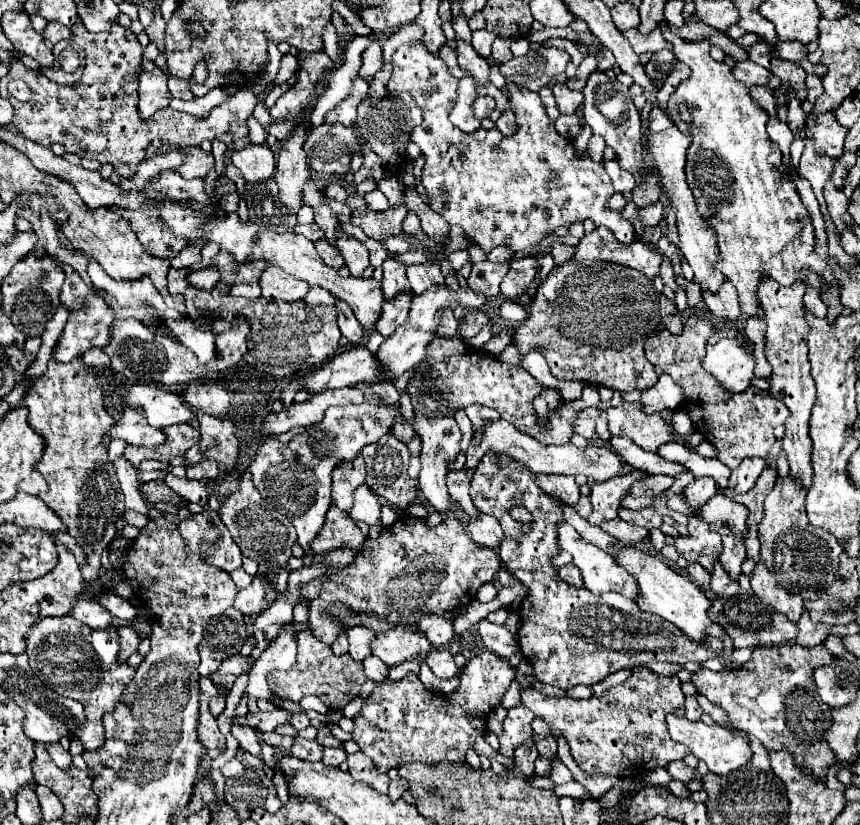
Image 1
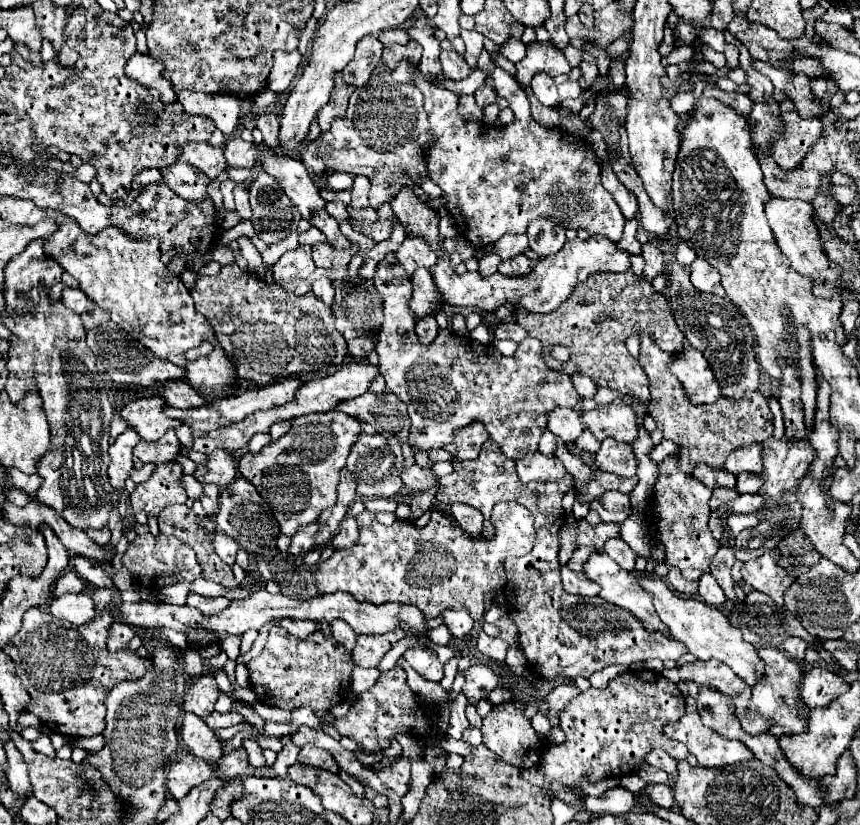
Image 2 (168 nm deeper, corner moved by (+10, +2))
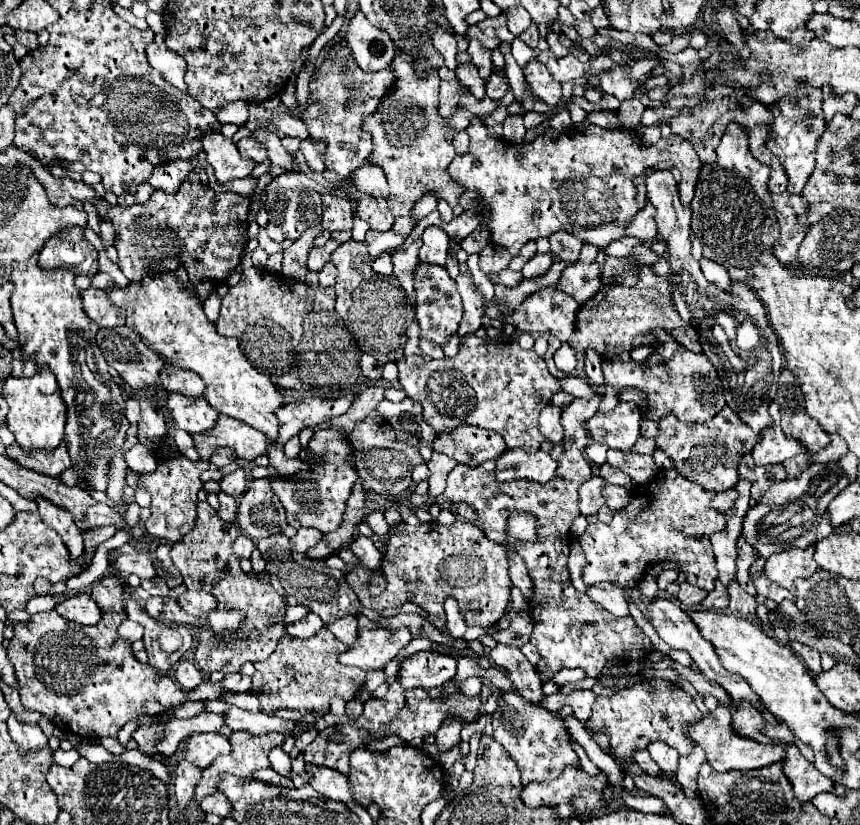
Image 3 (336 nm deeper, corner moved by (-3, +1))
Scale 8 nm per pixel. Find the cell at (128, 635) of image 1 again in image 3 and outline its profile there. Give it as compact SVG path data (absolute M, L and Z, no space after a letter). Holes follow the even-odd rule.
M125 620L125 622L119 626L119 636L121 636L125 642L141 640L141 638L143 638L143 626L137 624L137 622Z

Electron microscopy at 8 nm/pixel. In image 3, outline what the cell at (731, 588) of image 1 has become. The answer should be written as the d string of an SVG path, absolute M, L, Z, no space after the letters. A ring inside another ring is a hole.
M715 580L715 588L713 592L707 594L707 598L703 600L703 608L707 610L725 610L729 604L729 594L727 594L727 586L723 586L719 580Z

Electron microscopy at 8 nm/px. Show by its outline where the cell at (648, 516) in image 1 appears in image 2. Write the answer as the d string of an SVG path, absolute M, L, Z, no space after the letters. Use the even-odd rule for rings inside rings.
M606 491L600 499L600 505L608 511L628 511L630 509L630 499L624 493L618 491Z

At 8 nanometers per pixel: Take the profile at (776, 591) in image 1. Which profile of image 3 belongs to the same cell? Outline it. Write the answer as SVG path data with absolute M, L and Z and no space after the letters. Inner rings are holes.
M791 548L779 554L773 554L767 562L765 562L765 576L779 584L781 588L795 592L795 580L797 578L811 578L819 566L813 560L813 552L815 548Z

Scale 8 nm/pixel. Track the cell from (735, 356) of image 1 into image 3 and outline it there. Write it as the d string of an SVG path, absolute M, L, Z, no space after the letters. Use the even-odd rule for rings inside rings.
M653 330L653 332L657 334L661 344L655 346L655 352L645 362L649 366L649 370L641 370L639 362L613 362L613 364L603 362L607 392L603 394L599 410L603 410L603 412L611 410L619 402L617 400L619 390L623 390L625 386L635 386L647 394L649 404L653 406L653 412L651 412L653 420L659 420L663 414L667 414L667 410L675 412L677 418L683 422L703 424L703 422L711 420L725 406L717 370L713 368L713 364L709 362L709 358L705 354L695 354L695 352L679 348L679 344L667 334L667 330ZM663 360L669 368L667 372L661 366Z

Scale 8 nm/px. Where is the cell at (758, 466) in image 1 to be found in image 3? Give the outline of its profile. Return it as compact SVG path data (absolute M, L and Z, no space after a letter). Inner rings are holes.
M772 400L768 411L772 412L774 420L773 426L763 430L763 440L761 440L759 444L755 444L755 448L751 450L753 462L755 462L757 466L781 464L783 460L795 458L797 454L803 452L803 446L799 446L799 442L795 442L793 438L787 438L787 436L783 434L779 421L779 403Z

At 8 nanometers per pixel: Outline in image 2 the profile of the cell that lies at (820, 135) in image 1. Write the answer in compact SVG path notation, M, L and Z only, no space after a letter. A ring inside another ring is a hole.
M792 101L780 103L780 119L784 133L770 147L770 155L782 171L792 171L804 159L816 137L822 135L822 123L820 119L802 119Z

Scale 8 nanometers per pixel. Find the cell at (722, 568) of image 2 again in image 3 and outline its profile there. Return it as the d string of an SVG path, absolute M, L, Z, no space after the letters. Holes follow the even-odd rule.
M733 580L729 584L729 612L733 614L739 614L739 616L745 616L745 618L751 618L755 616L755 608L757 608L757 602L751 594L747 594L737 580Z

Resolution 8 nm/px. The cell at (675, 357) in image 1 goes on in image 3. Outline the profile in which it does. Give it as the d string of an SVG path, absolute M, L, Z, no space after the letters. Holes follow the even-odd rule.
M725 406L711 422L693 424L693 422L679 422L673 412L659 420L661 434L655 438L657 448L663 450L673 462L675 468L693 482L699 482L707 490L727 490L731 488L739 476L737 466L739 460L761 440L761 434L755 434L729 406Z

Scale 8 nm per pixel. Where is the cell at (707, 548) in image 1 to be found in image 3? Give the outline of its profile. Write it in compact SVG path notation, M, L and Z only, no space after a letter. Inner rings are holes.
M673 470L669 476L663 476L661 472L653 482L635 486L631 496L631 504L621 512L615 512L609 524L593 522L579 536L579 544L587 556L583 572L585 584L613 582L621 588L637 586L647 564L671 560L687 574L687 582L711 592L717 568L709 536L725 530L725 516L711 508L715 492L705 490L701 484L691 482Z

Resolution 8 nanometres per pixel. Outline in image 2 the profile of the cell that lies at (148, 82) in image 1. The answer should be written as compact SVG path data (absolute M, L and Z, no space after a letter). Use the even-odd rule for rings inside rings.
M134 53L126 65L126 73L128 77L136 79L138 83L158 89L162 93L162 101L164 103L174 103L176 101L176 93L170 85L170 81L164 77L164 63L156 61L150 53Z

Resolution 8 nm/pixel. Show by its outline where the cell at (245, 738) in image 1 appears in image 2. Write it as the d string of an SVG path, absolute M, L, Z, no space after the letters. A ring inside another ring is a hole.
M246 739L242 745L244 745L244 749L248 751L248 757L250 757L250 765L252 765L252 767L258 767L258 769L260 769L260 767L266 767L266 759L264 759L262 749L260 749L258 743Z

